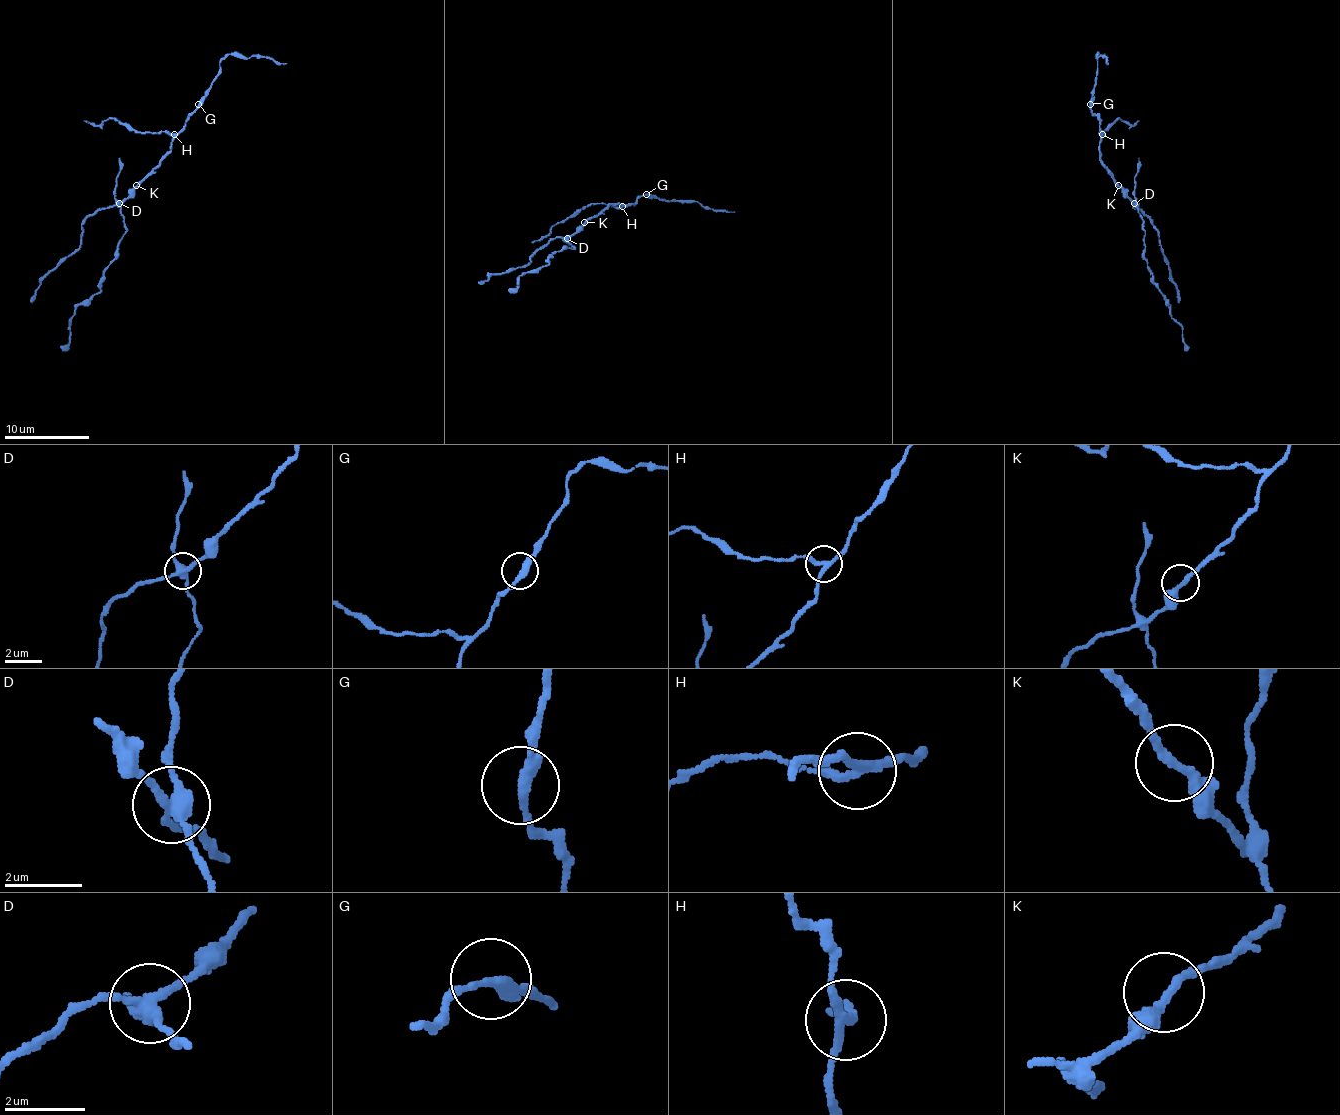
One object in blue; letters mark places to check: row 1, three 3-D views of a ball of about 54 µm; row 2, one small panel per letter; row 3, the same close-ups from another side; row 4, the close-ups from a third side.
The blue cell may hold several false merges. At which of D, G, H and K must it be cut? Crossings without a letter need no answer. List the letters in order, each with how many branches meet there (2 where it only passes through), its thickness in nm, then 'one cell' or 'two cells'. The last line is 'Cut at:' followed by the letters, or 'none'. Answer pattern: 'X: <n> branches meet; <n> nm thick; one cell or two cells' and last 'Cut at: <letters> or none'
D: 4 branches meet; 320 nm thick; two cells
G: 2 branches meet; 280 nm thick; one cell
H: 3 branches meet; 200 nm thick; two cells
K: 2 branches meet; 240 nm thick; one cell
Cut at: D, H

